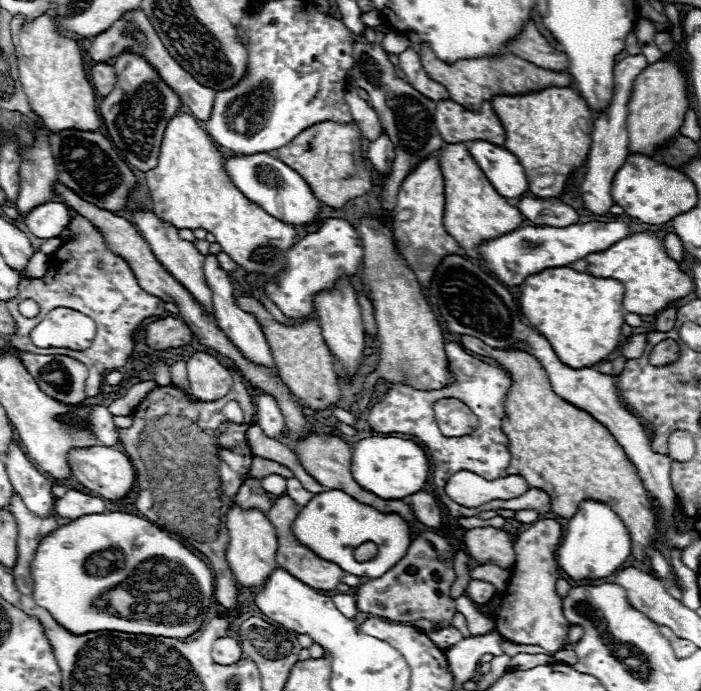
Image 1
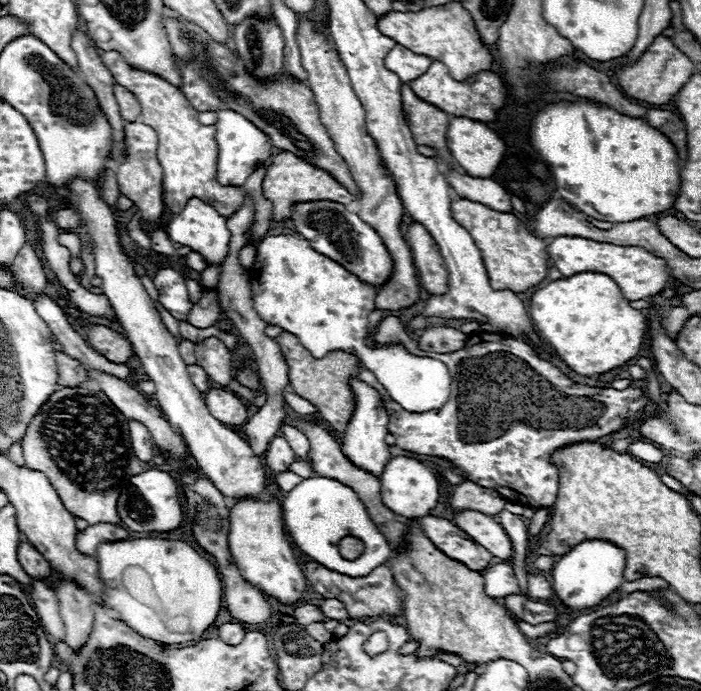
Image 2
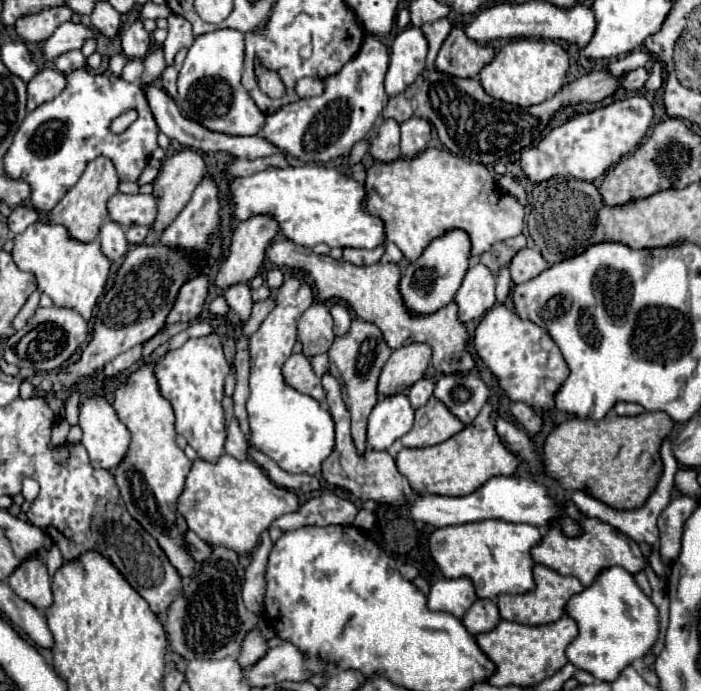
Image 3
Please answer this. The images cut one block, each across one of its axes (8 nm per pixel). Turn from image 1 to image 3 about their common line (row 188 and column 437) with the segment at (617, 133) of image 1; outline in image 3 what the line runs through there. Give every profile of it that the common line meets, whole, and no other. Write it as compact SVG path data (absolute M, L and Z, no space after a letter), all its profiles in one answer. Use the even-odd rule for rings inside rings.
M442 578L436 584L432 584L432 590L428 594L428 608L448 612L456 618L462 618L464 612L476 602L476 590L472 580L468 578Z

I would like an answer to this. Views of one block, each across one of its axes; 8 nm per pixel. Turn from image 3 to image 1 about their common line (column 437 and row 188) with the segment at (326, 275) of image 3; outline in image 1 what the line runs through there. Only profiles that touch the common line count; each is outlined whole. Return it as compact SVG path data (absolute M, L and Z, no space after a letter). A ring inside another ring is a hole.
M320 122L304 132L300 132L288 146L276 150L276 158L286 166L296 170L312 188L314 196L326 206L340 208L348 200L366 194L372 188L372 174L364 168L364 160L360 156L360 140L358 132L350 124L336 122ZM358 154L358 166L356 166Z

